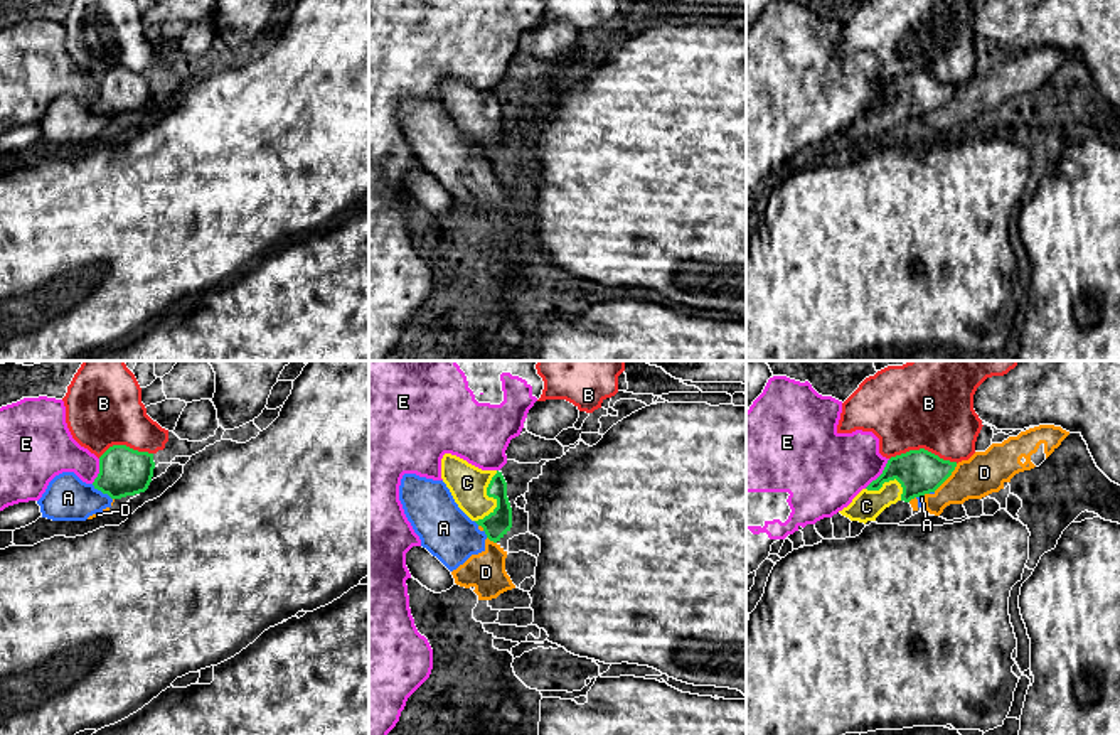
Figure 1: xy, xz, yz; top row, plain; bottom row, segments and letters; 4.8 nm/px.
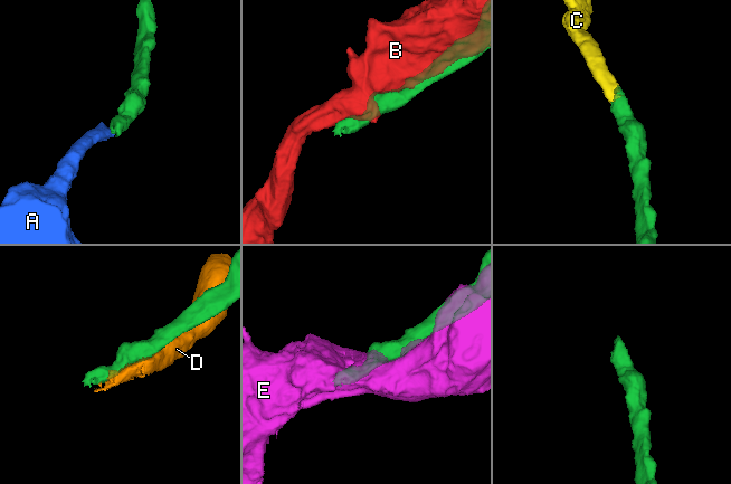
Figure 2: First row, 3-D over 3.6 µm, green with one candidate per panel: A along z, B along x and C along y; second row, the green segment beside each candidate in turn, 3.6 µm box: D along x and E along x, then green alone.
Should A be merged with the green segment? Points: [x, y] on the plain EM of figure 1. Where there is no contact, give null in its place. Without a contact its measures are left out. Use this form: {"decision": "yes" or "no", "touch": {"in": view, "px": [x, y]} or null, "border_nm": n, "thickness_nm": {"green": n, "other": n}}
{"decision": "no", "touch": {"in": "xy", "px": [101, 113]}, "border_nm": 130, "thickness_nm": {"green": 220, "other": 220}}

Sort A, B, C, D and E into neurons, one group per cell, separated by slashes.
A D / B / C / E

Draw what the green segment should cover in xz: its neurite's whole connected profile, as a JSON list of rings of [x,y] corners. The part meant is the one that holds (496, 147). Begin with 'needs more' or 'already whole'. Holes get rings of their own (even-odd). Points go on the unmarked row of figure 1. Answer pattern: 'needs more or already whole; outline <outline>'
needs more; outline [[[445,76],[441,101],[458,130],[483,150],[490,164],[497,165],[510,153],[512,130],[502,94],[482,93],[456,78]]]

